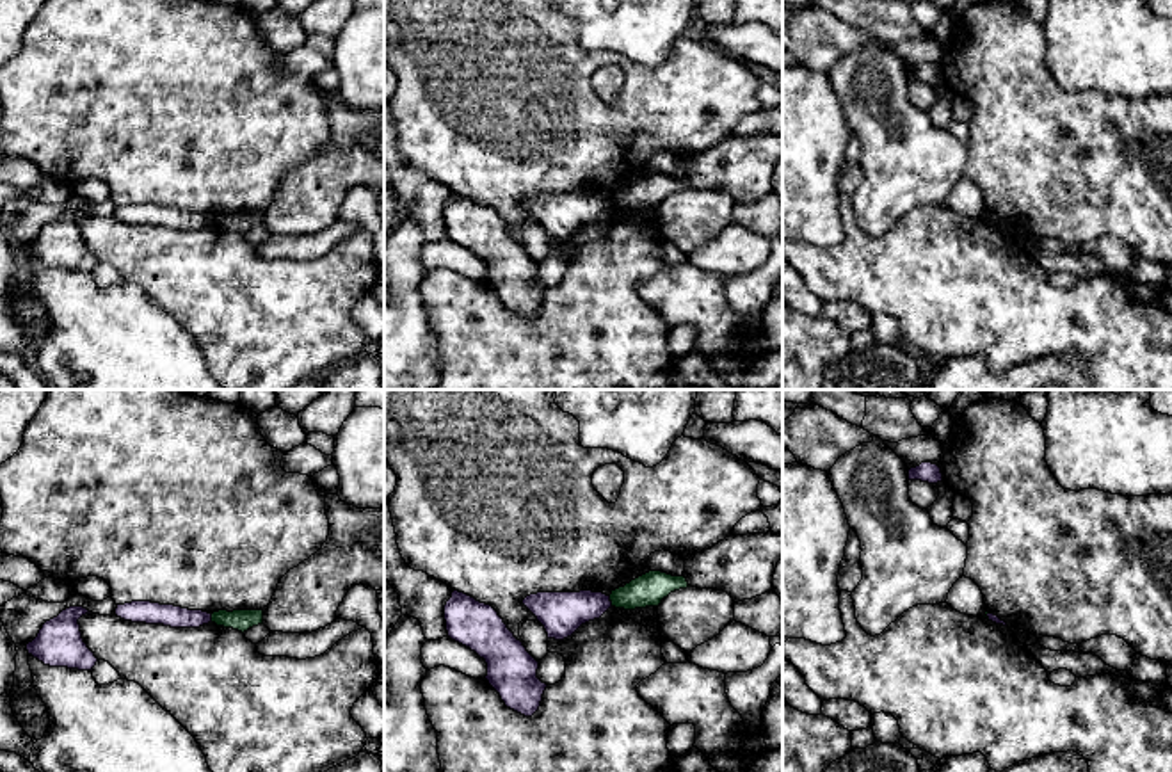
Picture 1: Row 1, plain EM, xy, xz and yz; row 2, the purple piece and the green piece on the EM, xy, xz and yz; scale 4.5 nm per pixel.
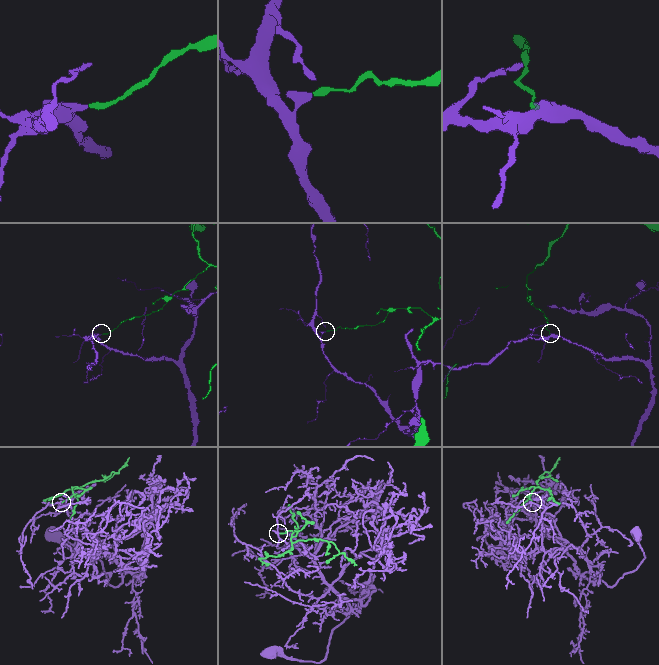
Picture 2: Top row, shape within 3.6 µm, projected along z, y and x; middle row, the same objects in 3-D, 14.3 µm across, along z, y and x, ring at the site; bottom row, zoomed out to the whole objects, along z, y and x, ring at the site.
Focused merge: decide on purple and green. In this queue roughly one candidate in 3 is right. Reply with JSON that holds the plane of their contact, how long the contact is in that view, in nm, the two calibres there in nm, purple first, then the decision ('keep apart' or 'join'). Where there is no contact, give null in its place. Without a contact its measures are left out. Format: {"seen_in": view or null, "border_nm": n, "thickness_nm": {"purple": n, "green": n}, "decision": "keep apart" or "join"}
{"seen_in": "xz", "border_nm": 50, "thickness_nm": {"purple": 200, "green": 150}, "decision": "keep apart"}

